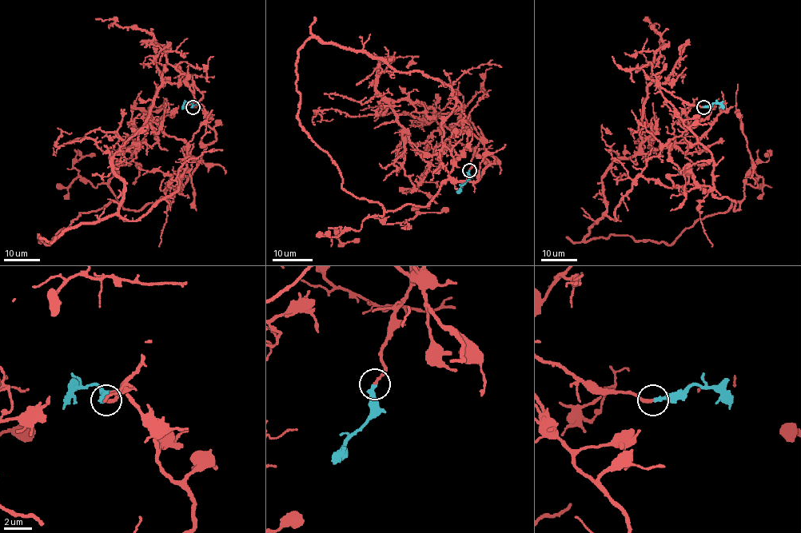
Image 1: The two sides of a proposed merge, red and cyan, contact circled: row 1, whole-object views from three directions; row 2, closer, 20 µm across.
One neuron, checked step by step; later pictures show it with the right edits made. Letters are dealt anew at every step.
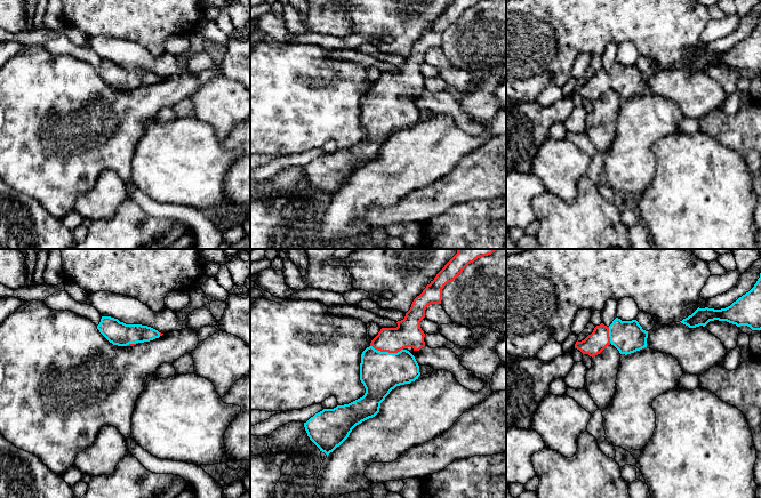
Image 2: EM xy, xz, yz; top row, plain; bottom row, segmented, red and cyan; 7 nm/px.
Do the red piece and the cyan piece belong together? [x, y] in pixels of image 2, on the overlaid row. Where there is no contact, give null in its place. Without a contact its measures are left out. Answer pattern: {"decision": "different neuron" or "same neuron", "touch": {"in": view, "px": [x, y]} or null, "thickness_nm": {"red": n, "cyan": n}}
{"decision": "same neuron", "touch": {"in": "xz", "px": [386, 351]}, "thickness_nm": {"red": 190, "cyan": 280}}

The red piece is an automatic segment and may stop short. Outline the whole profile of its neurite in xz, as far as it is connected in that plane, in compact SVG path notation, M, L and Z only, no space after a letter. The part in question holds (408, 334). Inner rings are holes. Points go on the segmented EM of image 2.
M458 249L457 254L417 296L396 328L382 328L361 354L360 380L366 388L362 397L334 409L323 409L306 423L310 440L327 456L339 447L352 429L379 412L380 403L396 386L410 384L420 376L415 356L407 351L425 346L420 321L431 304L441 304L442 289L475 259L497 249Z

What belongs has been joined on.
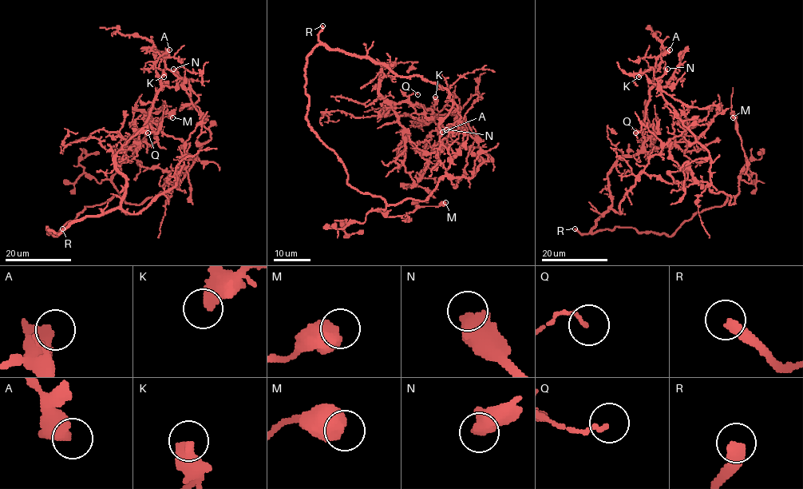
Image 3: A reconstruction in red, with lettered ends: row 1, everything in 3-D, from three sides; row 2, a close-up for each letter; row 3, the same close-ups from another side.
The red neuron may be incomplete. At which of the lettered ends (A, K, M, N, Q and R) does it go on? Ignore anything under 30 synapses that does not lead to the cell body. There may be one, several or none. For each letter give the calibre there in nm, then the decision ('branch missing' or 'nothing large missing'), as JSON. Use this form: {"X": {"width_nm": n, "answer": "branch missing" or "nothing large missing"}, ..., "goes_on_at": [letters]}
{"A": {"width_nm": 360, "answer": "nothing large missing"}, "K": {"width_nm": 440, "answer": "nothing large missing"}, "M": {"width_nm": 700, "answer": "nothing large missing"}, "N": {"width_nm": 600, "answer": "nothing large missing"}, "Q": {"width_nm": 140, "answer": "nothing large missing"}, "R": {"width_nm": 440, "answer": "branch missing"}, "goes_on_at": ["R"]}

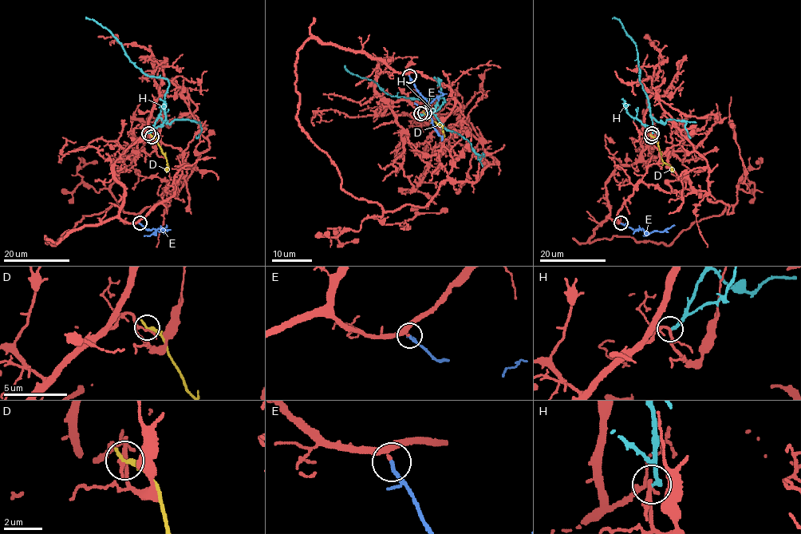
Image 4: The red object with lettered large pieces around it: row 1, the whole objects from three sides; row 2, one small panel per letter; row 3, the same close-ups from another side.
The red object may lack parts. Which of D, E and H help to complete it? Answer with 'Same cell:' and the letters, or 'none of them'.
Same cell: E

